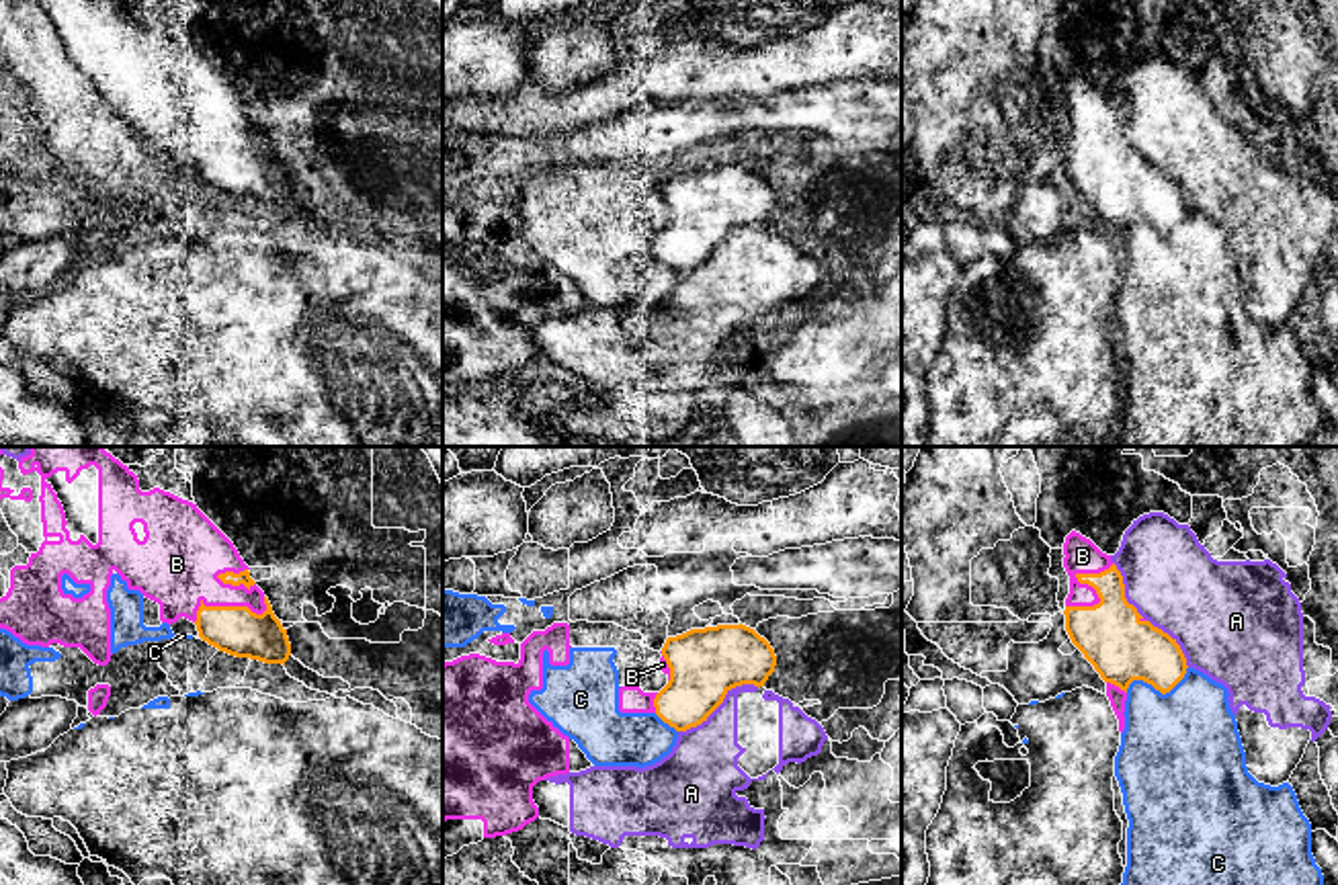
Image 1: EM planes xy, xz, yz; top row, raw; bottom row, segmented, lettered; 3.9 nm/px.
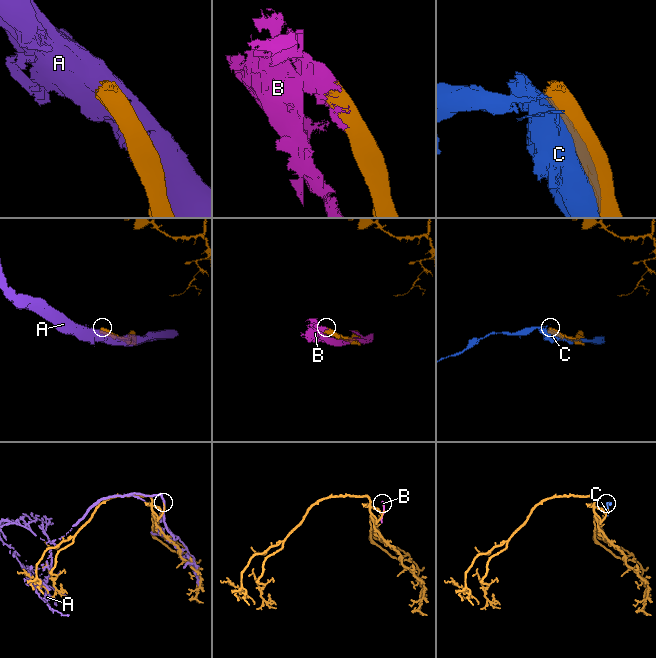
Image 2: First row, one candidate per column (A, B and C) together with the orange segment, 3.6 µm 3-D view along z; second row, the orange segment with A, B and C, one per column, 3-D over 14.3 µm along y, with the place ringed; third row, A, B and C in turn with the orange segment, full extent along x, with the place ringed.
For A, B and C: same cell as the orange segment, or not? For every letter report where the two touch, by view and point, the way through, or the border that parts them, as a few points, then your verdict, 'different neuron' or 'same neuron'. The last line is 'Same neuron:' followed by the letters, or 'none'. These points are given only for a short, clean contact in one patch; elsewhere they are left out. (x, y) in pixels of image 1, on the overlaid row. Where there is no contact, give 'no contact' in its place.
A: meets orange in yz at (1142, 617); different neuron
B: meets orange in yz at (1089, 584); different neuron
C: meets orange in yz at (1158, 689); different neuron
Same neuron: none

